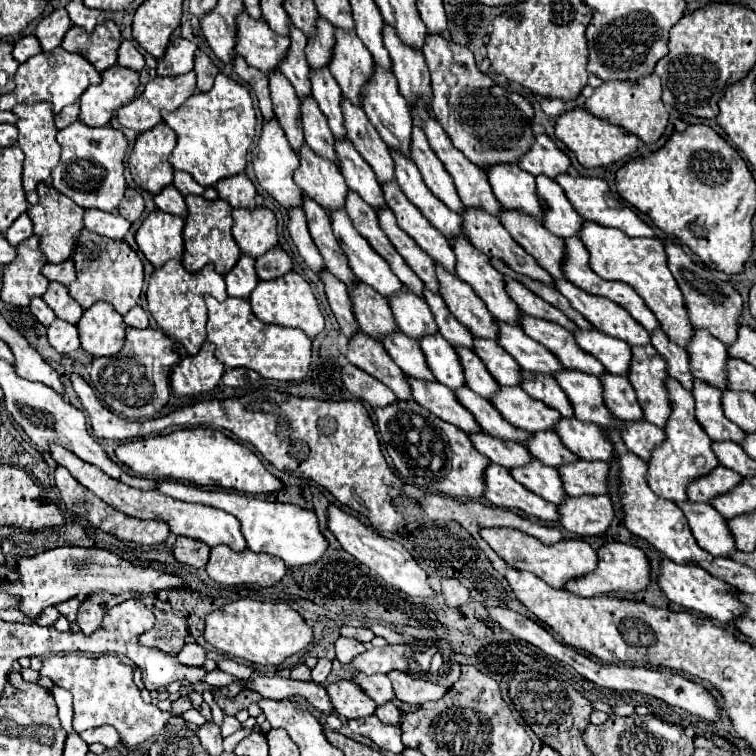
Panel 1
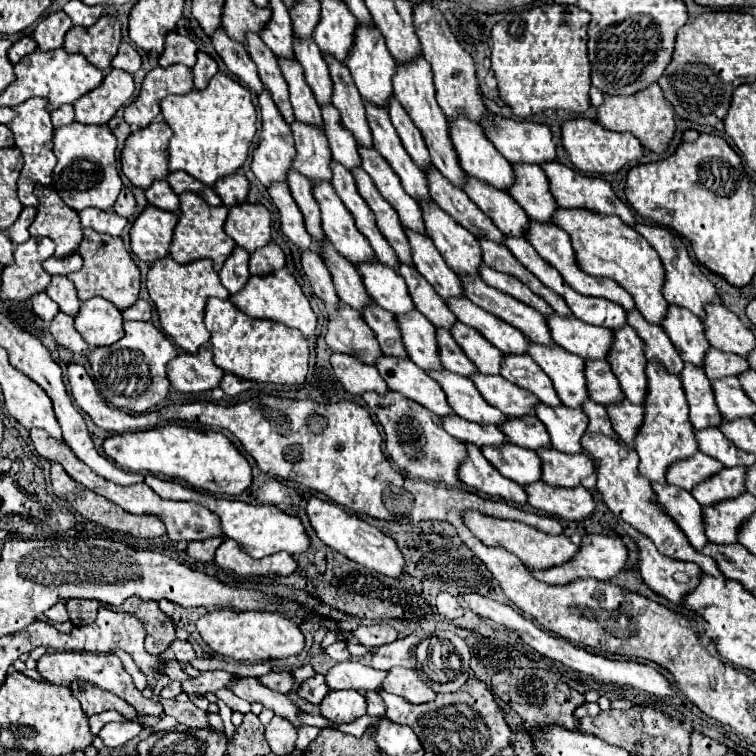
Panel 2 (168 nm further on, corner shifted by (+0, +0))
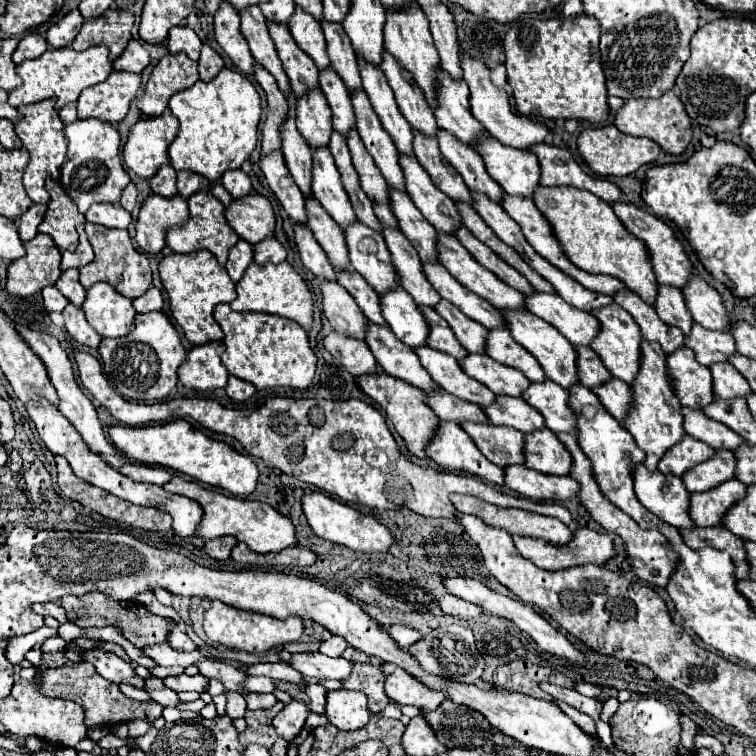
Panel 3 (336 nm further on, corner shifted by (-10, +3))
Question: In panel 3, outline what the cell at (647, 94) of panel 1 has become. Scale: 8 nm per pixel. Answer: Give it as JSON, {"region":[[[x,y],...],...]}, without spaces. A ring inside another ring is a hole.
{"region":[[[668,91],[658,99],[628,99],[624,107],[616,113],[614,125],[626,135],[638,135],[656,141],[670,155],[682,155],[692,139],[690,117],[674,91]]]}

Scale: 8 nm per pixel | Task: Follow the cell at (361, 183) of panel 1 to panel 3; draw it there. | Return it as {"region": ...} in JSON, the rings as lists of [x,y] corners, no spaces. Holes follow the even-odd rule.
{"region":[[[326,67],[318,75],[318,83],[332,109],[334,129],[342,135],[348,135],[348,131],[356,125],[356,119],[352,113],[352,99],[344,81],[338,77],[338,73],[334,73],[334,69]]]}

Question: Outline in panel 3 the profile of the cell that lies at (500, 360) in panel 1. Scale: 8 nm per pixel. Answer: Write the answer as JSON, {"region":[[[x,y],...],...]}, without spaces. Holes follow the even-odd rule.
{"region":[[[442,299],[438,301],[434,309],[450,325],[456,339],[468,353],[484,353],[484,343],[486,343],[486,333],[488,333],[486,327],[478,325],[474,319],[460,313],[460,309],[454,307],[450,301]]]}

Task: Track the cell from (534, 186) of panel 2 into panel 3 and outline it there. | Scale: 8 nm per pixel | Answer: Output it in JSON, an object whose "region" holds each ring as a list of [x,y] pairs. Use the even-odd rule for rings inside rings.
{"region":[[[478,137],[474,149],[482,155],[490,177],[508,193],[530,197],[538,187],[540,165],[534,153],[500,145],[494,137]]]}

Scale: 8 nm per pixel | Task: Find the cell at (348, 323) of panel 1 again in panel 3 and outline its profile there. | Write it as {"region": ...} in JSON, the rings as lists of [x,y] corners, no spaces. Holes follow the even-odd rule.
{"region":[[[294,225],[294,241],[304,267],[308,267],[318,279],[322,277],[328,281],[336,281],[334,267],[330,265],[324,249],[318,245],[318,241],[306,225]]]}

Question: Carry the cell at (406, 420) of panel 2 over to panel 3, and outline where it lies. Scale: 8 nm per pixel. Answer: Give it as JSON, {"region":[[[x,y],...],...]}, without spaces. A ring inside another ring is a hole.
{"region":[[[384,371],[358,377],[358,385],[372,401],[376,401],[386,411],[388,419],[392,421],[398,435],[404,439],[410,453],[414,453],[420,459],[426,459],[426,451],[424,451],[426,443],[430,443],[430,439],[436,431],[436,425],[438,425],[438,417],[434,415],[434,411],[424,401],[426,395],[418,387],[414,387],[402,379],[394,379],[394,377],[386,375]]]}

